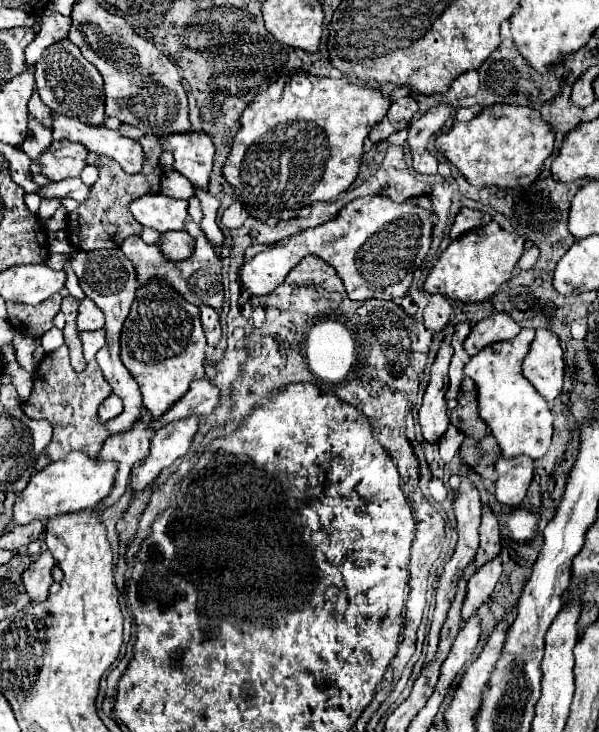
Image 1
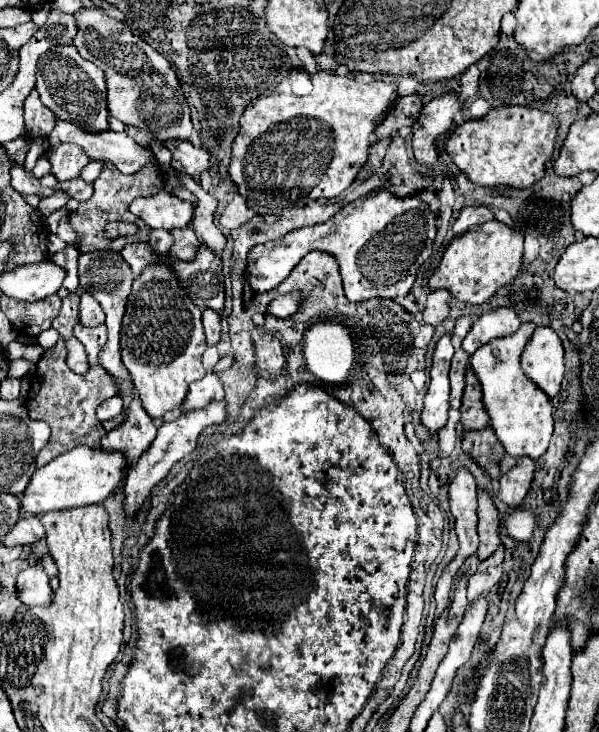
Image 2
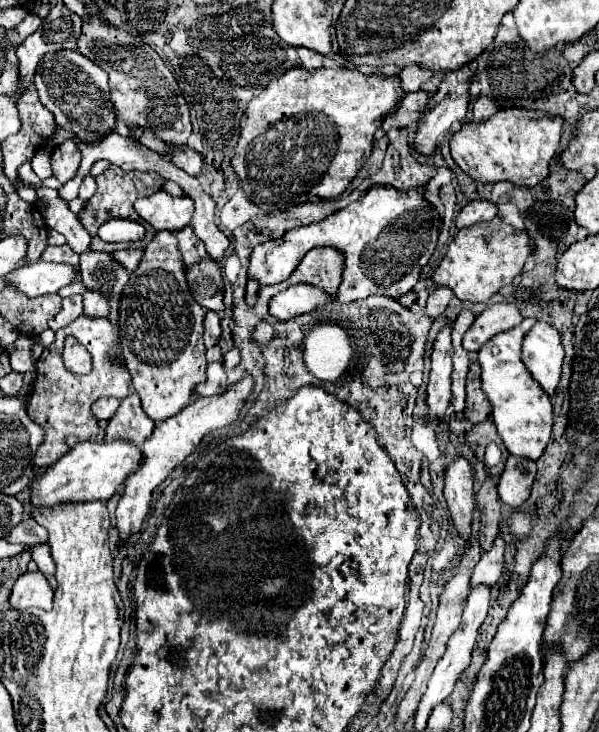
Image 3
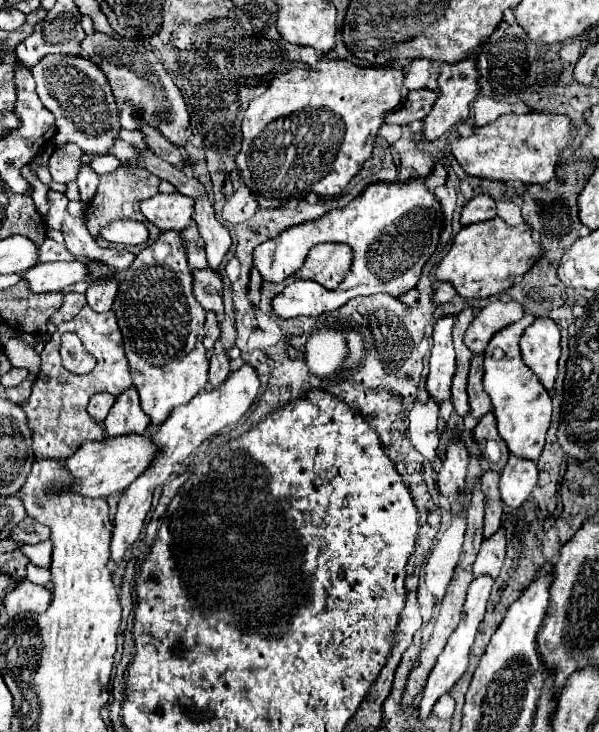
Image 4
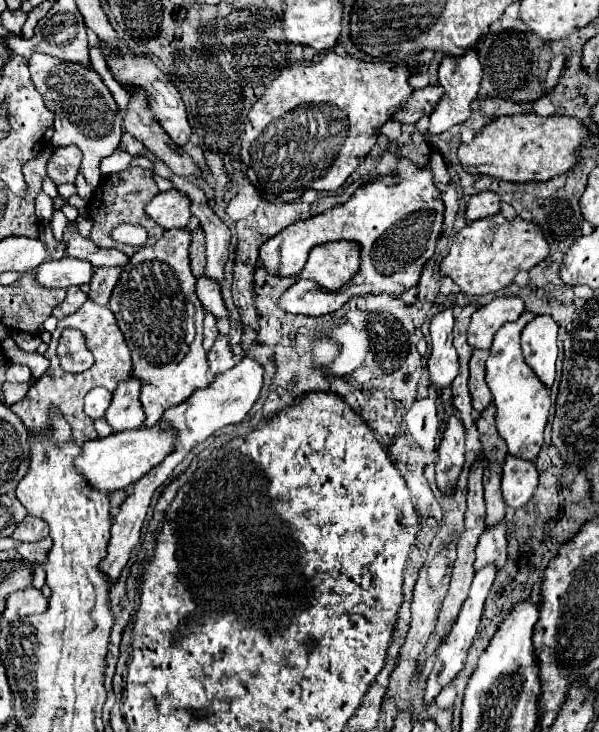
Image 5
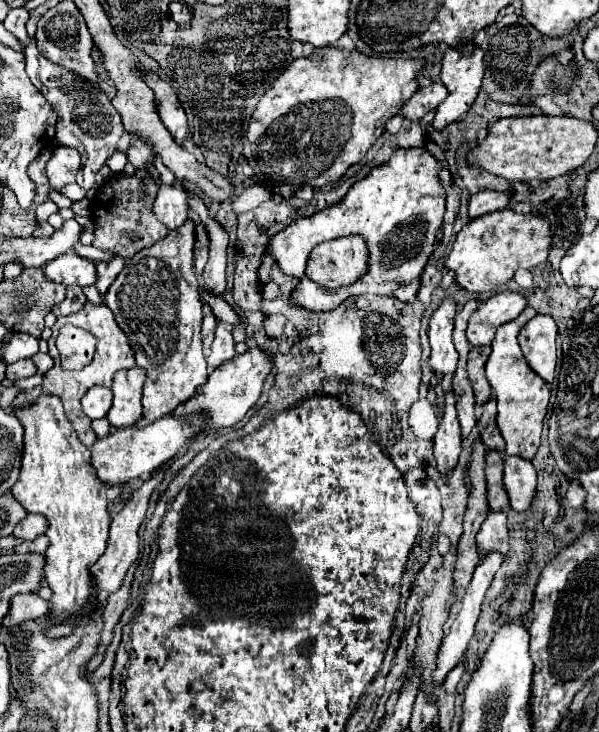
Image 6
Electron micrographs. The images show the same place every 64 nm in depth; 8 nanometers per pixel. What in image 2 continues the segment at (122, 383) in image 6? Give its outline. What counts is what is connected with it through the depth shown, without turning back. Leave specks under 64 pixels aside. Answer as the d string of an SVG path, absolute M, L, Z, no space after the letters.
M136 396L132 404L122 412L124 420L102 438L104 450L120 450L126 454L128 464L132 464L154 440L156 424L144 412L140 398Z

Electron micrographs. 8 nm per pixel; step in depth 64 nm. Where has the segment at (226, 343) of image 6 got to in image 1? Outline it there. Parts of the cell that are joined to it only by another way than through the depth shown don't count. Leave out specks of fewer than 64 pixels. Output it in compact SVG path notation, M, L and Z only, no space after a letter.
M202 378L196 380L192 388L162 418L164 422L174 422L174 420L188 418L192 414L208 416L218 402L220 402L220 390L216 388L216 384L208 378Z

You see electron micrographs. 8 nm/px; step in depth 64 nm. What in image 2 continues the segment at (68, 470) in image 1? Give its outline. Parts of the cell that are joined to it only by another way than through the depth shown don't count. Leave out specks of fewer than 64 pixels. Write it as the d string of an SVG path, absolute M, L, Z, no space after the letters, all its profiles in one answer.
M76 446L34 472L22 498L22 512L30 512L38 516L50 510L102 504L124 478L126 474L124 468L128 468L128 462L124 460L124 452L108 452L102 448L94 450L88 446Z

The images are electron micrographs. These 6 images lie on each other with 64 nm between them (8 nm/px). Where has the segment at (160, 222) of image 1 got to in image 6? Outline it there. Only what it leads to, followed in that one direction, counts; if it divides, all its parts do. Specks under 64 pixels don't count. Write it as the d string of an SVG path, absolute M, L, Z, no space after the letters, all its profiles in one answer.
M156 158L153 165L160 172L160 188L154 200L154 214L164 226L178 228L188 218L186 190L182 182L176 180L176 176L162 164L160 158Z

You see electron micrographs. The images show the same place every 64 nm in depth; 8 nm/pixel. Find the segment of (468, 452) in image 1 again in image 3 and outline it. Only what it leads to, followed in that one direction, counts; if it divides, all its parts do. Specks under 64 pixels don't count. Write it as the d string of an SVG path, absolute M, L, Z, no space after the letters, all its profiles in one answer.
M488 420L488 422L474 424L474 426L472 426L472 430L470 430L466 436L468 436L468 438L466 438L468 446L476 452L476 456L478 456L480 460L484 458L484 448L486 448L486 444L488 444L488 442L496 442L496 444L500 446L500 450L502 450L502 462L500 462L496 468L488 470L492 476L500 476L500 472L502 472L502 468L504 468L504 464L506 464L506 458L508 458L510 454L508 454L508 450L506 450L506 446L504 446L504 442L500 440L500 436L498 436L498 432L496 432L494 422L492 422L492 420Z

